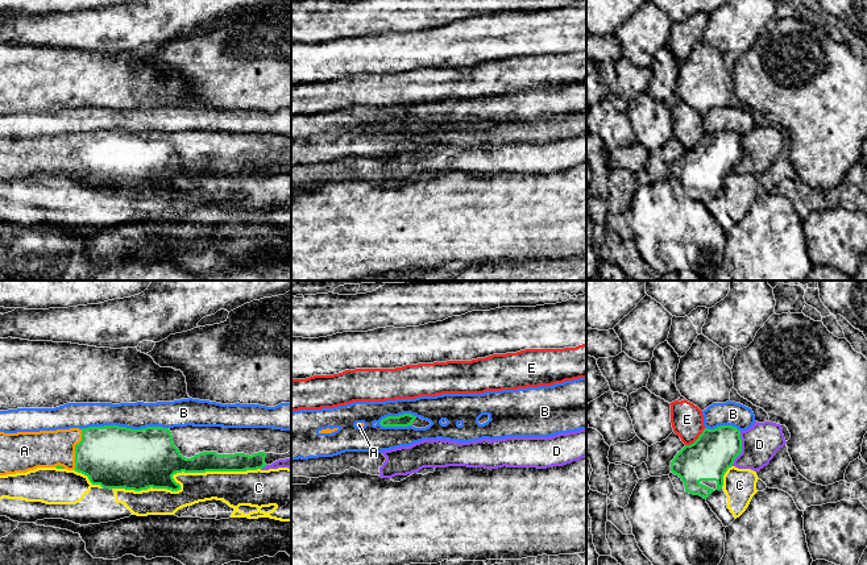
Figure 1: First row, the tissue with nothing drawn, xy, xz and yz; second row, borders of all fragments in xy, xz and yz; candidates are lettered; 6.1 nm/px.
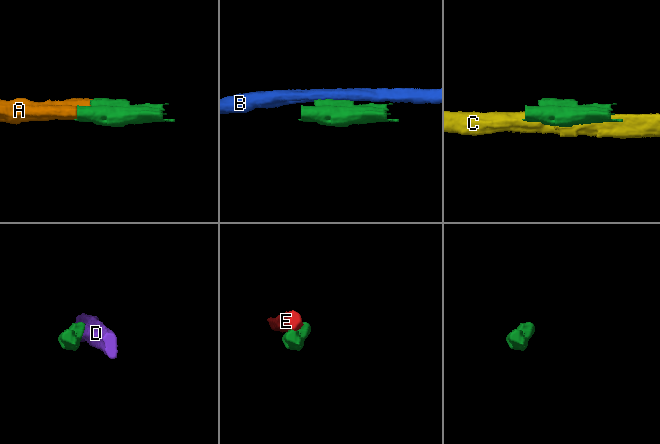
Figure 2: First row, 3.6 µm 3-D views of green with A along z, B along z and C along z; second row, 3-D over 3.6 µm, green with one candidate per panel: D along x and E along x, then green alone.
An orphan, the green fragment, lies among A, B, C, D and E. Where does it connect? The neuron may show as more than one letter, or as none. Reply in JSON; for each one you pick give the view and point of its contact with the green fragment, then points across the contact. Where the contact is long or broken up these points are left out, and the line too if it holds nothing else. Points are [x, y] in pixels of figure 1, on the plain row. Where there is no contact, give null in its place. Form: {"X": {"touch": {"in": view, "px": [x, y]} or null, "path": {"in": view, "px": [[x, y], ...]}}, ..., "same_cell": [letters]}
{"A": {"touch": {"in": "xy", "px": [75, 154]}}, "same_cell": ["A"]}

